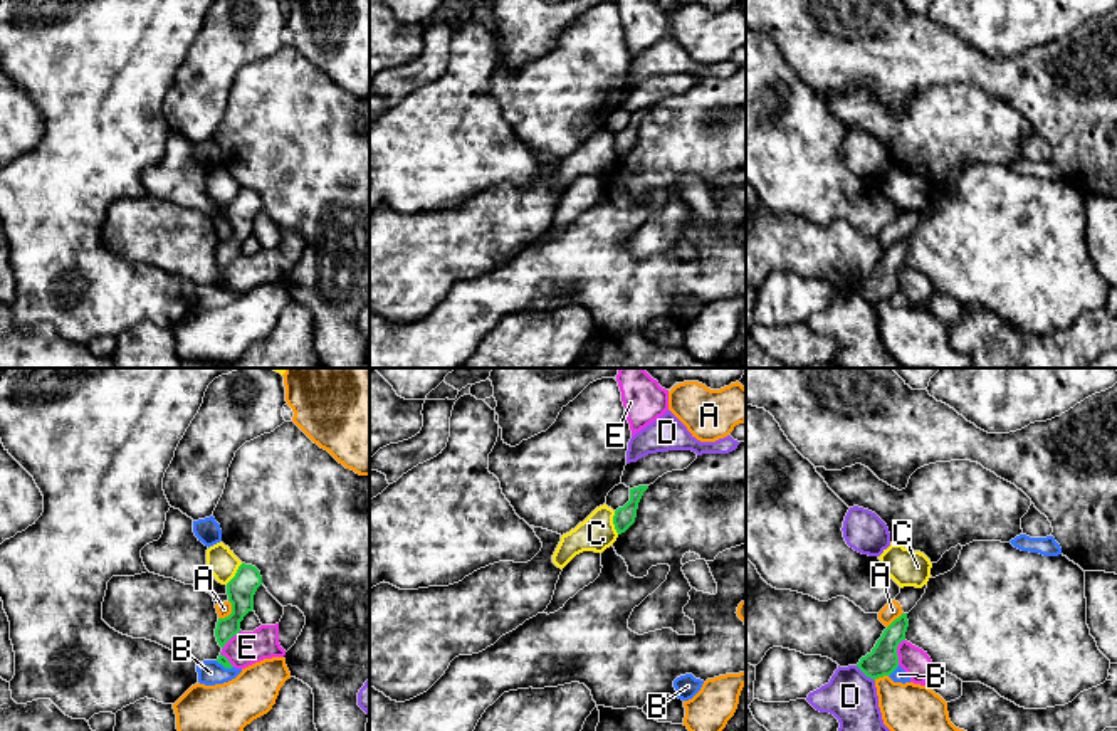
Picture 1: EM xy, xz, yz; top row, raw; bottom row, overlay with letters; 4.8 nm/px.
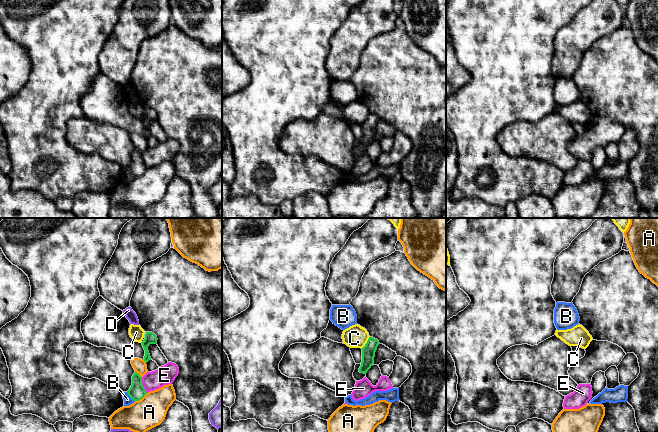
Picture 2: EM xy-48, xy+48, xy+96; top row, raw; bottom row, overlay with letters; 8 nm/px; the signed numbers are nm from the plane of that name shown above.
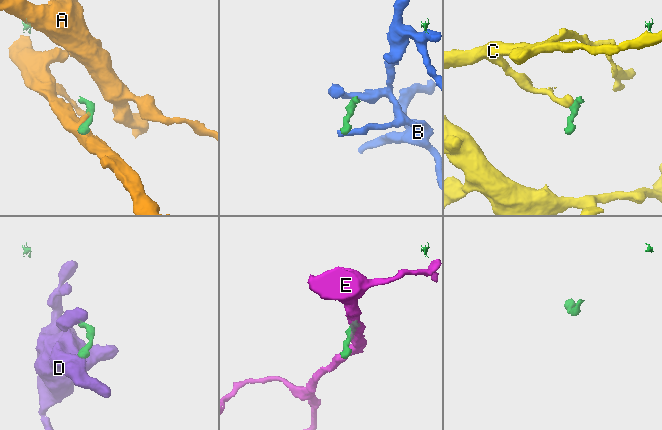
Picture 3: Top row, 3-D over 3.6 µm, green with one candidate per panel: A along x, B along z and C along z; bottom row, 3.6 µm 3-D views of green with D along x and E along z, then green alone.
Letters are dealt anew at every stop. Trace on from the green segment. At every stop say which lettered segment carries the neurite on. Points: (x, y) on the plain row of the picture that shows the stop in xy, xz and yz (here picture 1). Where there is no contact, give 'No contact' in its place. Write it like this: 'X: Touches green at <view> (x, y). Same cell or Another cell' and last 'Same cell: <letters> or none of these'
A: Touches green at xy (232, 236). Another cell
B: Touches green at yz (894, 293). Another cell
C: Touches green at xz (613, 147). Another cell
D: Touches green at yz (865, 298). Another cell
E: Touches green at yz (896, 276). Another cell
Same cell: none of these

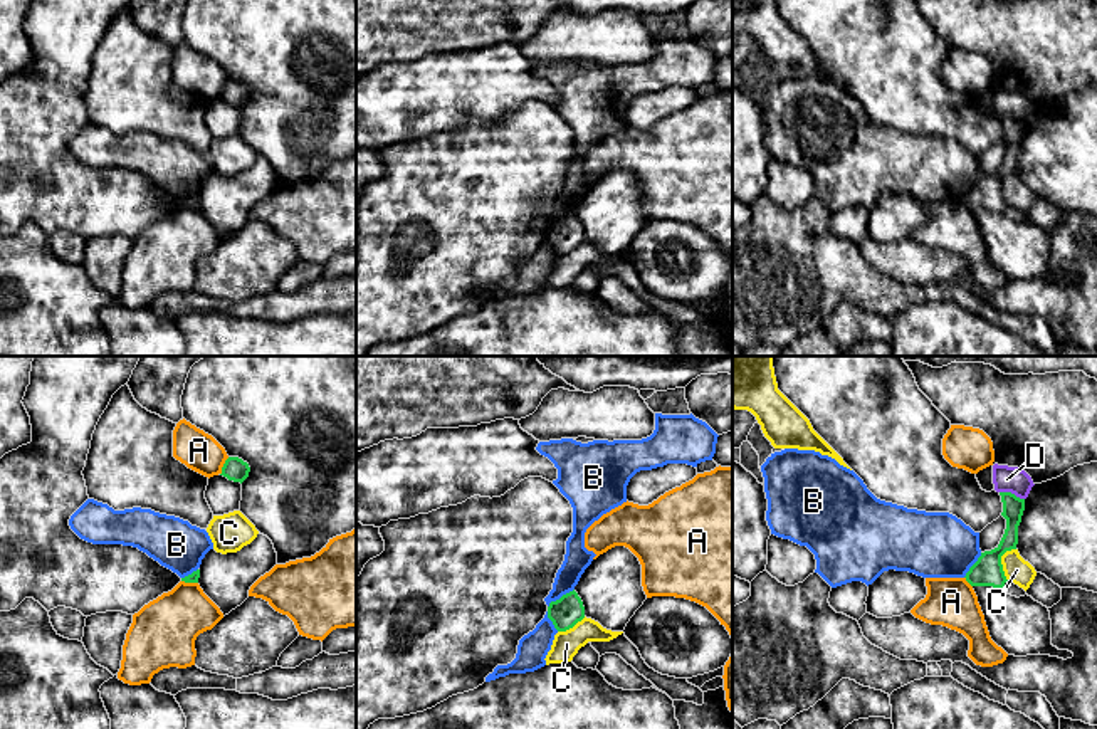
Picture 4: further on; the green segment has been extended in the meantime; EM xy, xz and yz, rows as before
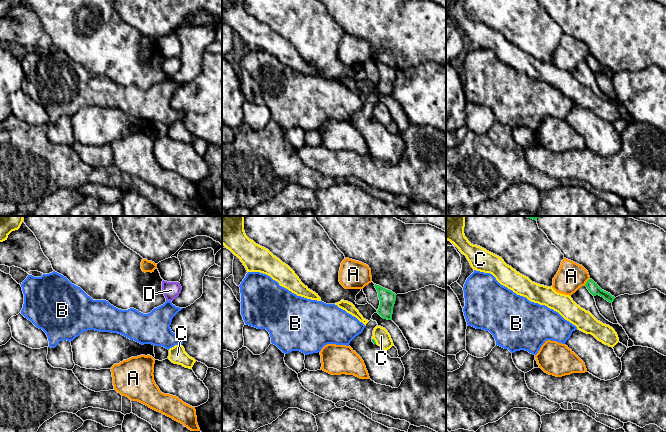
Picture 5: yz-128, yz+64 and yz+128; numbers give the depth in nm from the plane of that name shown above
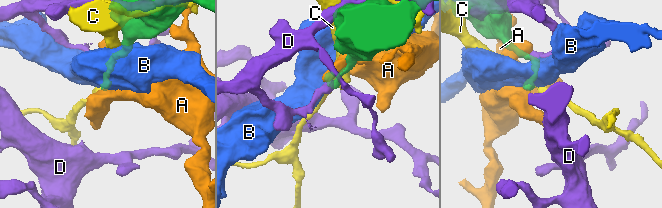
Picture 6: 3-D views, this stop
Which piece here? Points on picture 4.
A: Touches green at xy (224, 89). Another cell
B: Touches green at xz (561, 220). Another cell
C: Touches green at yz (1000, 185). Another cell
D: Touches green at yz (1010, 116). Another cell
Same cell: none of these

